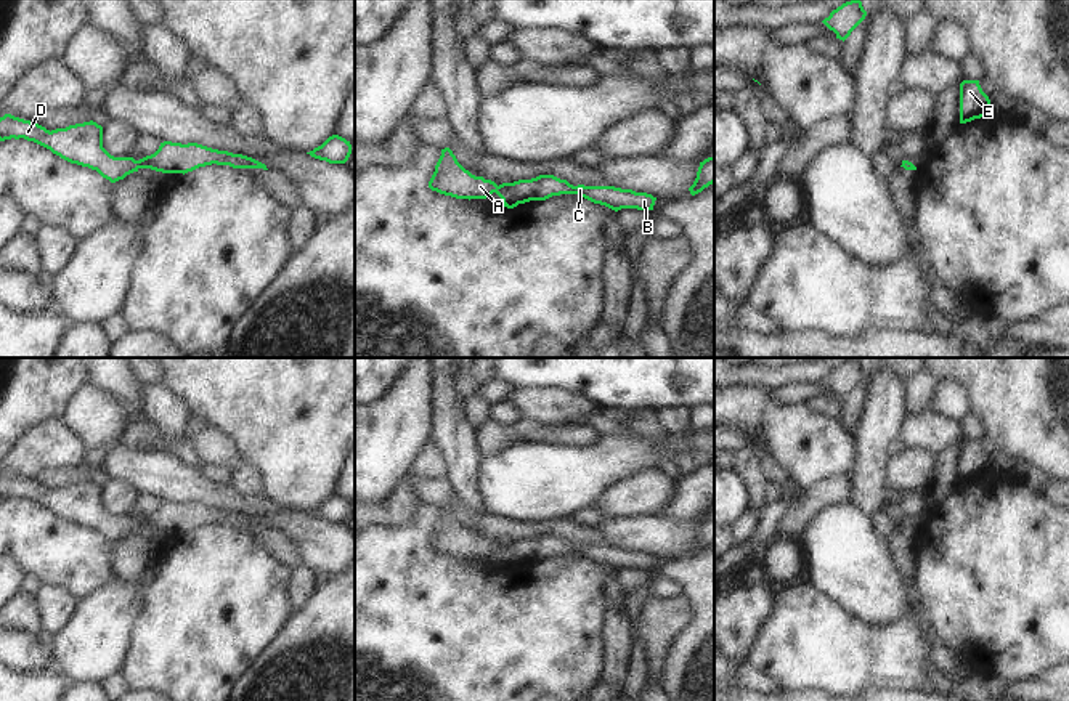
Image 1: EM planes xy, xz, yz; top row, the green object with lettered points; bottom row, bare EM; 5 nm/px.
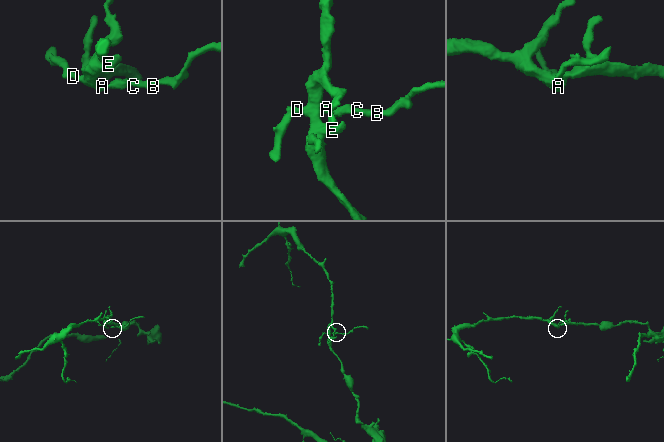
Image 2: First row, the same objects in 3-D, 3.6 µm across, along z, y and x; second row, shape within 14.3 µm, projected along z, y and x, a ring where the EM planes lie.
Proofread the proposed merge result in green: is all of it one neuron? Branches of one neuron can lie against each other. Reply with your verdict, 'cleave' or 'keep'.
keep

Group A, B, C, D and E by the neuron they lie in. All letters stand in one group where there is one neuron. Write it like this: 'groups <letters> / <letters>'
groups A B C D E

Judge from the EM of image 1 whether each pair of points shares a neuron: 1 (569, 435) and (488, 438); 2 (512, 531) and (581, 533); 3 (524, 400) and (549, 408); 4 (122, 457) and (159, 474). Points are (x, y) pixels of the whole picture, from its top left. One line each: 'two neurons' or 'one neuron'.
1: one neuron
2: one neuron
3: one neuron
4: one neuron

